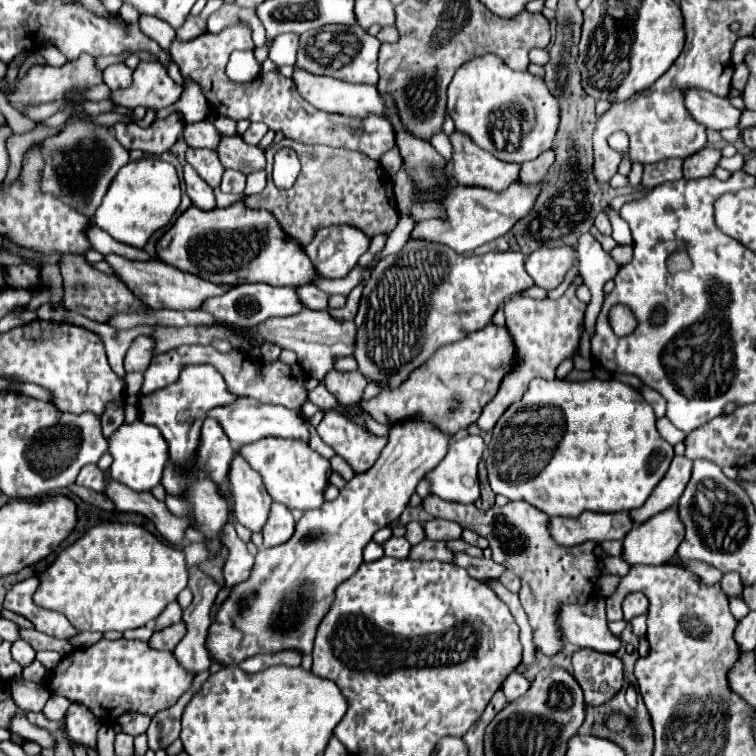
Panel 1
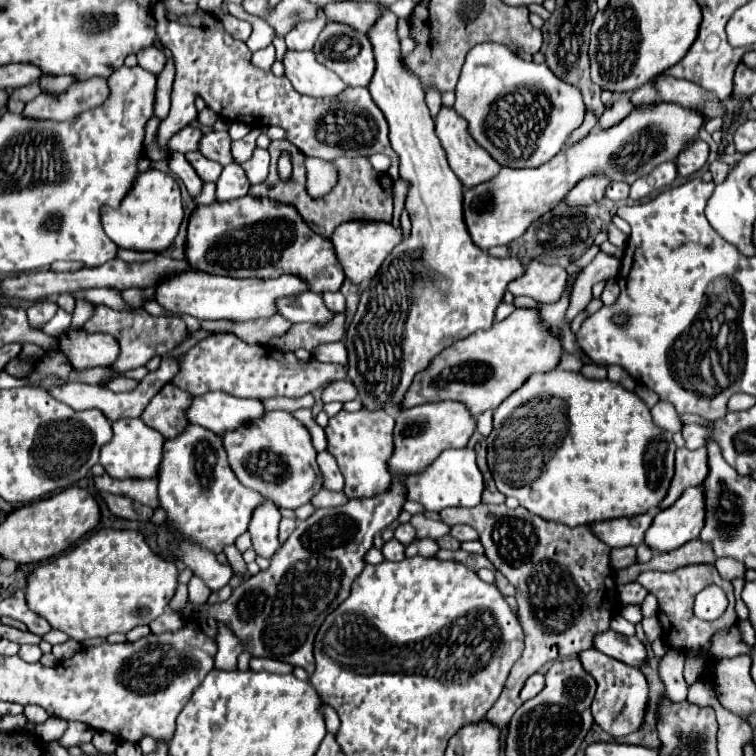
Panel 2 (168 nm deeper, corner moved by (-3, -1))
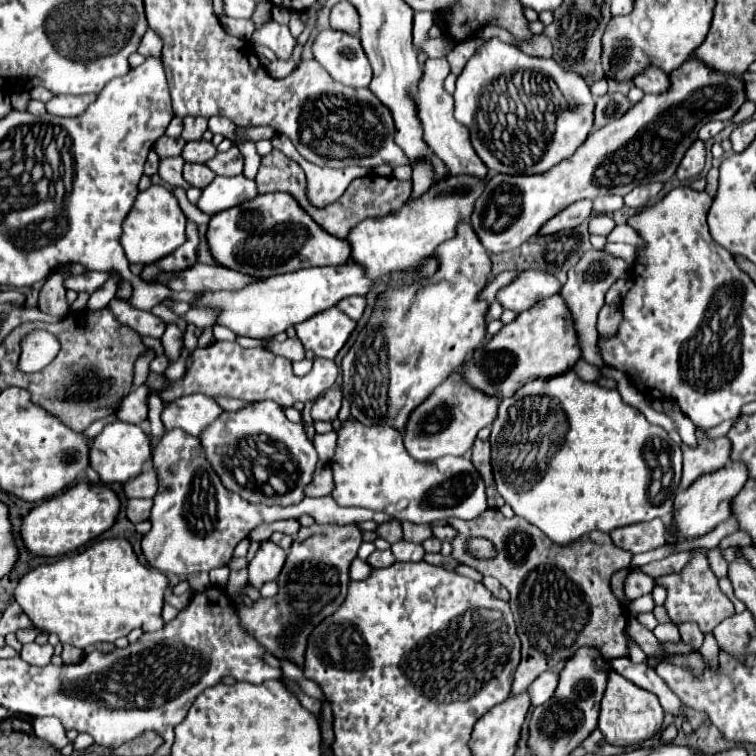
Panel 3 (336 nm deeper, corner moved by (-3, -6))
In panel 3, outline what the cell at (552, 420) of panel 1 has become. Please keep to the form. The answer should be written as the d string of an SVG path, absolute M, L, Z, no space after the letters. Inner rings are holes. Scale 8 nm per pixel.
M567 371L559 377L535 379L527 385L523 385L523 389L519 389L519 393L515 393L515 397L501 399L499 415L491 427L489 443L491 443L491 465L493 465L493 475L495 475L499 495L505 499L505 503L509 503L513 507L515 515L519 515L519 517L527 519L529 523L533 523L535 527L539 527L551 541L555 541L559 545L569 545L571 541L577 541L579 537L583 537L585 533L595 531L595 529L609 533L617 527L651 521L655 517L669 517L673 511L673 501L679 491L679 481L681 481L681 449L669 439L665 429L651 425L643 417L641 411L627 405L621 399L619 391L599 387L597 383L585 383L577 377L575 371Z

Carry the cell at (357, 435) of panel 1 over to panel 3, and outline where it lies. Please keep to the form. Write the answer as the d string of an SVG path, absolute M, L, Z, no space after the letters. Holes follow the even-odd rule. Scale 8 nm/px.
M347 419L343 427L337 431L337 451L331 461L333 471L333 497L339 507L365 507L371 511L383 511L397 521L411 521L411 523L427 523L433 525L435 521L443 521L449 517L457 519L475 519L487 509L487 495L485 495L485 481L473 463L465 457L441 457L437 461L415 461L407 455L403 445L403 435L391 425L373 425L365 427L355 419Z

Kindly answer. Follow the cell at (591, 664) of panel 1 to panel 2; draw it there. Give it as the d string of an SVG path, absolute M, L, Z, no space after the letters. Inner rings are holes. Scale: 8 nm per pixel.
M595 648L583 650L579 654L579 660L585 672L589 672L597 682L597 692L591 704L593 720L611 736L625 736L625 734L635 732L643 724L643 712L647 706L647 692L649 692L641 670L629 664L623 664L615 658L609 658Z

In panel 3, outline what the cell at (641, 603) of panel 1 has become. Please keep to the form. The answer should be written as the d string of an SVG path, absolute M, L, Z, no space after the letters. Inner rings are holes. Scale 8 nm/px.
M629 571L627 579L625 579L625 595L631 601L641 595L651 593L653 587L655 587L655 579L643 571Z

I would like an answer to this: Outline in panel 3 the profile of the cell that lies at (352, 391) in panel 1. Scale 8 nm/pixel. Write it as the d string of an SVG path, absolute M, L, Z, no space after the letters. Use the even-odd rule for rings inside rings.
M329 389L323 397L319 397L315 403L313 403L313 409L311 409L311 417L313 421L329 421L333 423L337 419L337 413L341 409L341 391L339 389Z

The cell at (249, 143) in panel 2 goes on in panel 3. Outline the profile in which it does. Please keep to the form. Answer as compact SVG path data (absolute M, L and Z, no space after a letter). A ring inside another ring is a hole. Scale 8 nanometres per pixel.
M231 147L225 153L217 153L211 161L205 163L215 175L239 175L243 171L243 157L237 147Z

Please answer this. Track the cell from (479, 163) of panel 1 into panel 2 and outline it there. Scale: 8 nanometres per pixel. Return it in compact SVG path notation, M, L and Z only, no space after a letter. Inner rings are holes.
M441 108L439 116L435 120L435 132L447 152L447 160L449 160L451 170L463 182L465 188L473 188L475 184L483 184L483 182L495 178L499 174L499 168L503 168L497 160L493 160L487 154L487 150L483 150L479 144L475 144L473 136L467 130L467 122L453 108Z

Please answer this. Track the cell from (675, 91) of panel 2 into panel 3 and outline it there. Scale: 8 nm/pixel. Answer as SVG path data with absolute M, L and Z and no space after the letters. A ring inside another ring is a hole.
M651 67L651 69L643 69L643 73L639 73L639 77L631 79L635 87L639 87L643 93L665 93L669 89L669 75Z

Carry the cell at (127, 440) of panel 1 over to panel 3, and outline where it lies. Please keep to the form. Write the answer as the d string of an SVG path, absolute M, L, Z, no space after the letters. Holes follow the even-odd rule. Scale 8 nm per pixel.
M115 421L103 427L103 431L93 437L91 449L89 449L89 465L97 471L99 479L103 483L123 483L131 477L137 477L145 463L151 459L151 441L143 433L139 425L129 425L123 421Z

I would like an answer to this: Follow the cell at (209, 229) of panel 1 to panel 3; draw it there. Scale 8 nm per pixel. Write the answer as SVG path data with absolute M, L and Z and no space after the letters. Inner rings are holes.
M289 193L257 195L253 201L217 213L209 223L207 241L219 265L255 277L273 277L305 267L343 265L351 257L347 241L325 233Z

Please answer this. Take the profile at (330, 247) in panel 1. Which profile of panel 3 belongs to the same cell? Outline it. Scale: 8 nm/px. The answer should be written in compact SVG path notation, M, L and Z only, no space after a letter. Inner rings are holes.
M491 173L483 179L469 175L445 175L437 179L421 197L411 197L409 201L405 201L399 211L379 219L365 219L355 229L351 229L347 237L353 249L353 261L361 265L371 279L383 277L391 271L403 271L419 263L423 257L431 255L443 241L455 237L459 221L471 219L471 209L475 209L475 201L479 199L479 193L483 193L483 185L487 185L489 179Z

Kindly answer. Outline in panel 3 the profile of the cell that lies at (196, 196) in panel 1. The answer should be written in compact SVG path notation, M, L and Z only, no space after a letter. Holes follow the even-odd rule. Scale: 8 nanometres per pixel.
M165 157L159 163L159 177L173 187L179 185L187 189L189 183L183 179L183 165L185 165L183 157Z

